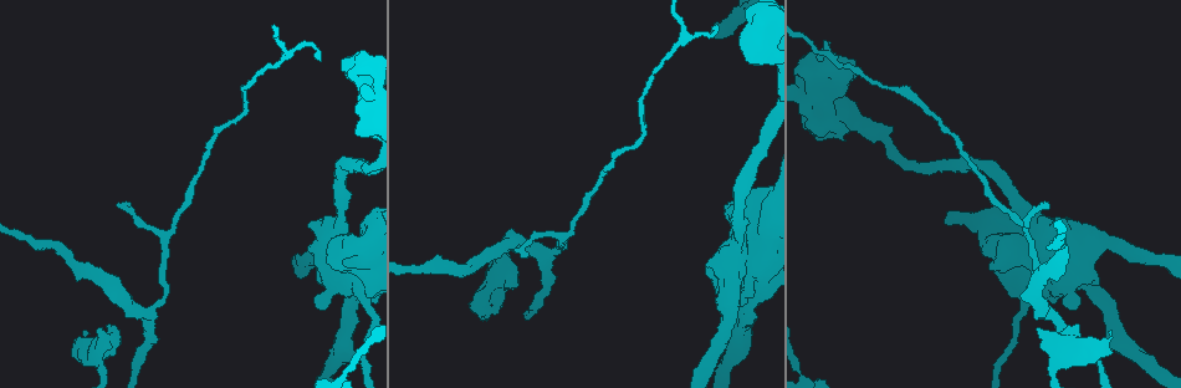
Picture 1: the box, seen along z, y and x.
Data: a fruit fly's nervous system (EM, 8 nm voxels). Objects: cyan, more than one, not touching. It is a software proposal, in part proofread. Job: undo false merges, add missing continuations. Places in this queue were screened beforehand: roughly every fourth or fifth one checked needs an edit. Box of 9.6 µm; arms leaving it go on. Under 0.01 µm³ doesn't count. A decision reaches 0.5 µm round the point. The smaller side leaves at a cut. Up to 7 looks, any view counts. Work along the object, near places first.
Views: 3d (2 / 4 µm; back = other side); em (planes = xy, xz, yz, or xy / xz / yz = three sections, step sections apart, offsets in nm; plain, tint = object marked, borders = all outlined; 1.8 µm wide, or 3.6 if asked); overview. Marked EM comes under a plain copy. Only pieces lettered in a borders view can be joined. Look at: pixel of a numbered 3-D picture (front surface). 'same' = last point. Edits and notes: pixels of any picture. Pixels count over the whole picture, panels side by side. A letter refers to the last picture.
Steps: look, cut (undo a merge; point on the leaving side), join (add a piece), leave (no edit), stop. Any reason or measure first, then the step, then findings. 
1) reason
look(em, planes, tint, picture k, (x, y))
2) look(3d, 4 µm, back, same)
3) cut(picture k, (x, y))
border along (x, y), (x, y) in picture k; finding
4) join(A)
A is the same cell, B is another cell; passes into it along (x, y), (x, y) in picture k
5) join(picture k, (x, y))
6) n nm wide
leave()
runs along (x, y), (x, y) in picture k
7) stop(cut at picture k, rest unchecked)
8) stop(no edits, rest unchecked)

arms part here
look(em, xz, step 8, borders, picture 1, (1029, 240))

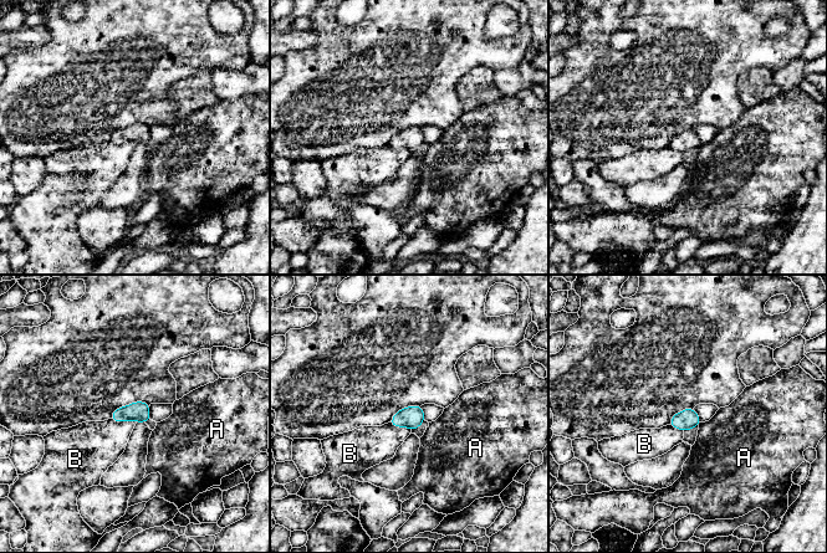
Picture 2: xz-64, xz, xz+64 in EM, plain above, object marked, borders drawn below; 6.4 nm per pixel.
130 nm wide
leave()
A and B are other cells; border along (110, 419), (136, 423) in picture 2; continuous, no second neuron

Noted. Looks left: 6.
stops while still wide
look(em, planes, borders, picture 1, (1038, 328))

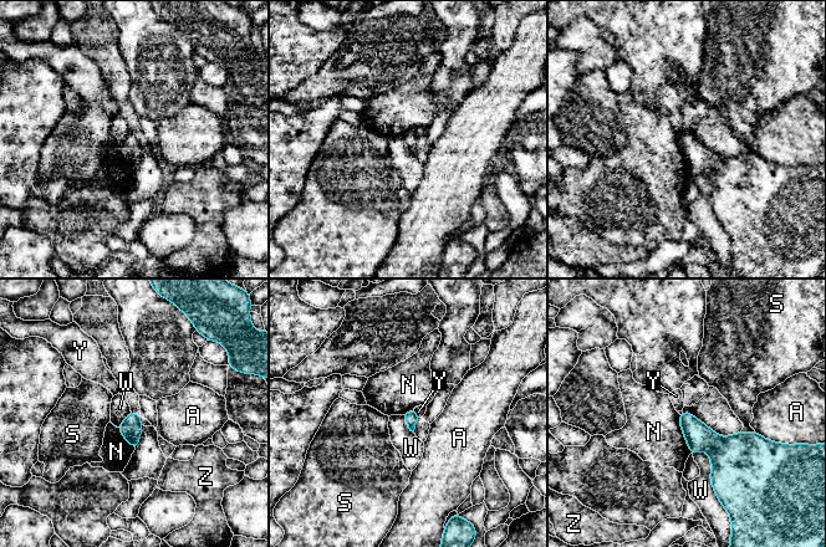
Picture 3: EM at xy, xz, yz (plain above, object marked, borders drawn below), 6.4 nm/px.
W touches over 340 nm
leave()
A, N, S, W, Y and Z are other cells; none of them fits

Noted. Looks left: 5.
abrupt turn
look(3d, 4 µm, back, picture 1, (805, 104))

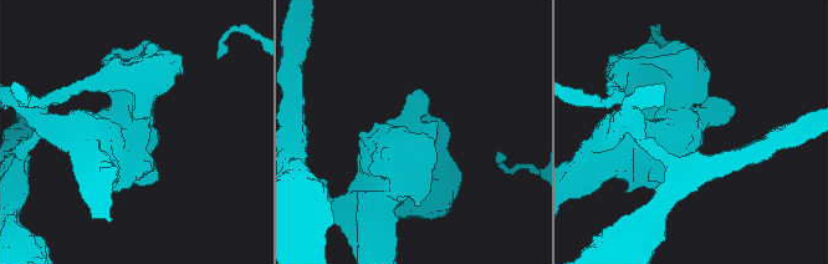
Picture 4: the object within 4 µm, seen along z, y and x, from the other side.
need the tissue
look(em, 3.6 µm, planes, tint, picture 4, (422, 136))

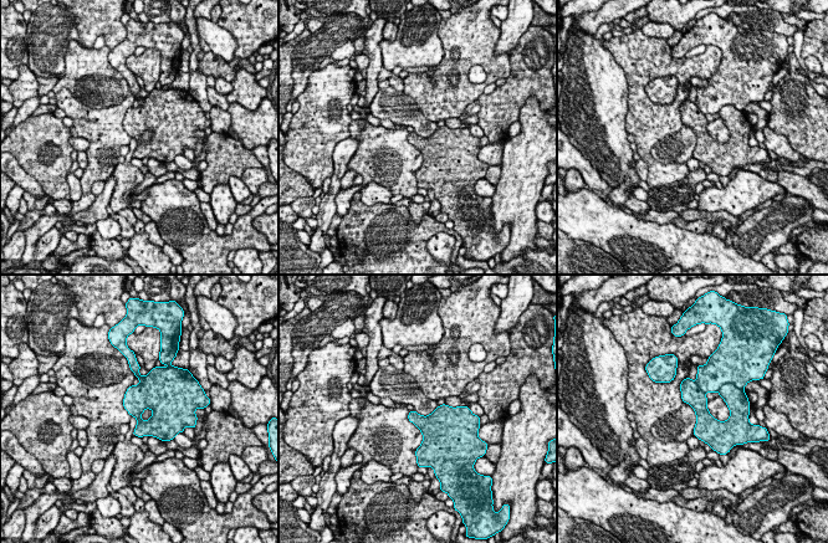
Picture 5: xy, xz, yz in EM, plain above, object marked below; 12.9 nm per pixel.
look(em, 3.6 µm, planes, borders, same)

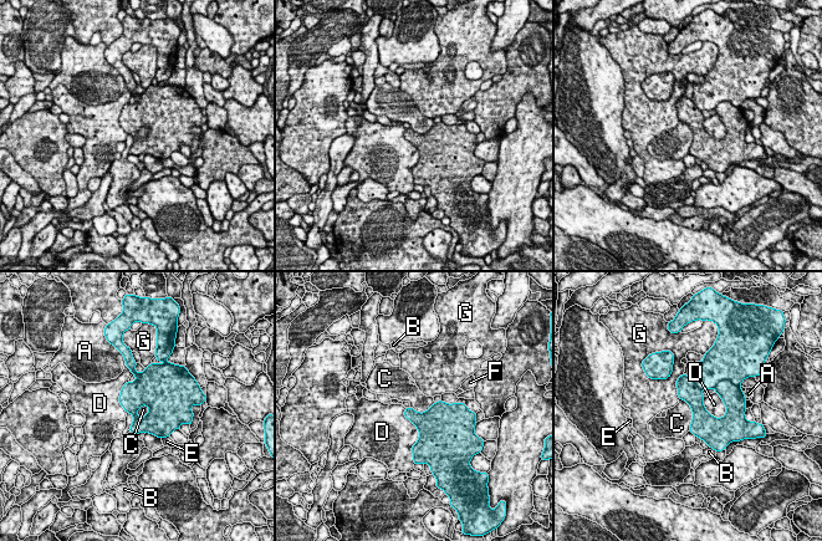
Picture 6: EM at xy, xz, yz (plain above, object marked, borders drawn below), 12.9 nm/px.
cut(picture 6, (688, 391))
A, B, C, D, E, F and G are other cells; border along (692, 379), (700, 389) in picture 6; a second neuron is stuck on

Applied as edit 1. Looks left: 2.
stop(cut at picture 6, rest unchecked)

